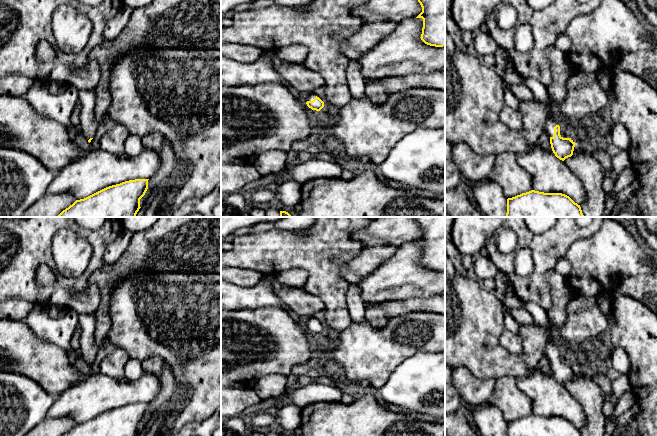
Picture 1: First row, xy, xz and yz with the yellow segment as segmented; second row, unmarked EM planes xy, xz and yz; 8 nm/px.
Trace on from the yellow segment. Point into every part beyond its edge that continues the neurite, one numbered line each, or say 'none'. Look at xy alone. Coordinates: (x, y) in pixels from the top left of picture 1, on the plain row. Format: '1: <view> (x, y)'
1: xy (88, 350)

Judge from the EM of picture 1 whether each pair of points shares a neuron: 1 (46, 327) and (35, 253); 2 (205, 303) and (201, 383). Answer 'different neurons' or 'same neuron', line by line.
1: different neurons
2: same neuron

